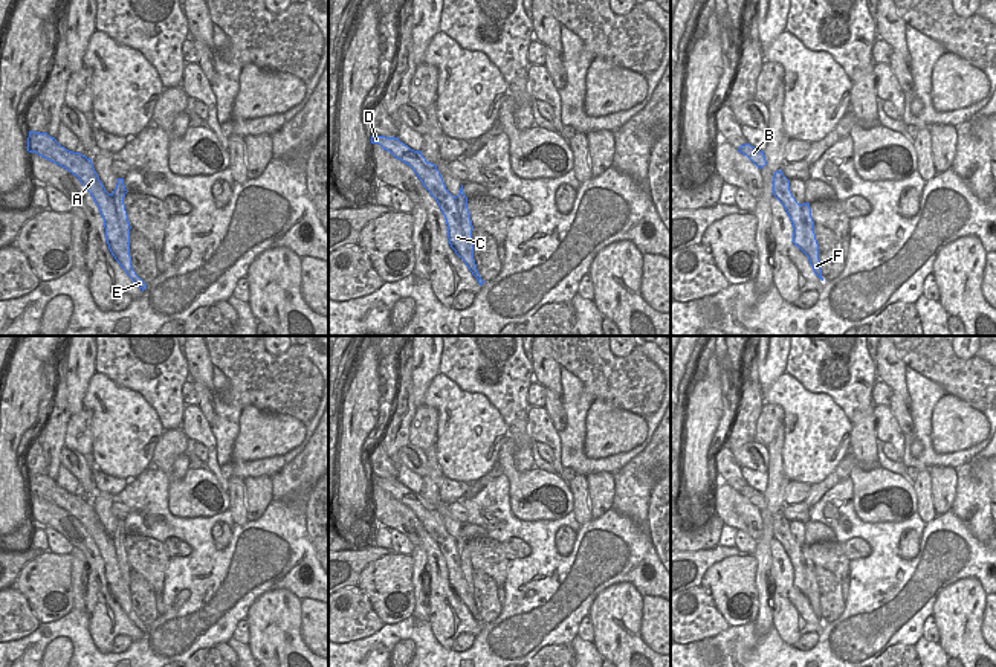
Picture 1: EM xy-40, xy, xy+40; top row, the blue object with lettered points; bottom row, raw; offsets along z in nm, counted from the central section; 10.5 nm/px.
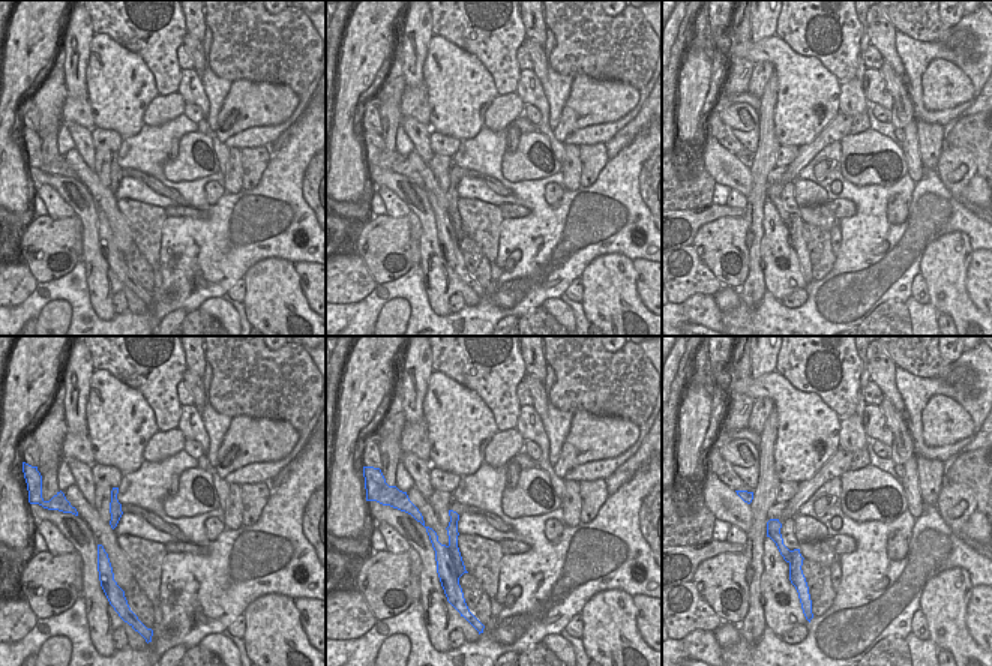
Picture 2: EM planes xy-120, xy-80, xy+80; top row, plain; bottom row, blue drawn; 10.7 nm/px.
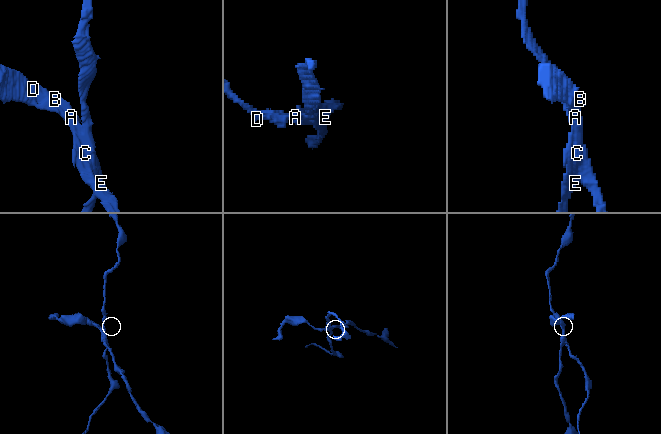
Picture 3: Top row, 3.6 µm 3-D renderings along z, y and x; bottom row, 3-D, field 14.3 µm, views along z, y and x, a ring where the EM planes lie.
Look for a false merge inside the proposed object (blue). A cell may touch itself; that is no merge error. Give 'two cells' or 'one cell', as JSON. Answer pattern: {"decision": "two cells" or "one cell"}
{"decision": "two cells"}

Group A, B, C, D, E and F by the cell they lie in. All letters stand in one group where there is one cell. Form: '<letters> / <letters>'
A B C D E / F

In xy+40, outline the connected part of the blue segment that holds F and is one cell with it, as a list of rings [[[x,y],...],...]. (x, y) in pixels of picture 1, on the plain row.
[[[810,545],[802,546],[802,565],[807,575],[807,595],[810,597],[810,606],[817,618],[822,618],[820,601],[819,601],[819,586],[814,575],[814,563],[811,559]]]

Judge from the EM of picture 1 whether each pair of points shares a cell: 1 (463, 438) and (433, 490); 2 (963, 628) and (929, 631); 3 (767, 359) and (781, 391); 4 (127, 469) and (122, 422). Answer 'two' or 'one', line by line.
1: two
2: two
3: two
4: one

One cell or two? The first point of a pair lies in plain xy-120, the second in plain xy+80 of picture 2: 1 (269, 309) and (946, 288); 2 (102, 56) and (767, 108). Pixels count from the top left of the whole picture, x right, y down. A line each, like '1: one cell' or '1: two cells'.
1: one cell
2: two cells

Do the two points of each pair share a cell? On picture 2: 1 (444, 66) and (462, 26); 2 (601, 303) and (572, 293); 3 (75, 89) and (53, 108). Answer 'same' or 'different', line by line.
1: different
2: different
3: different

